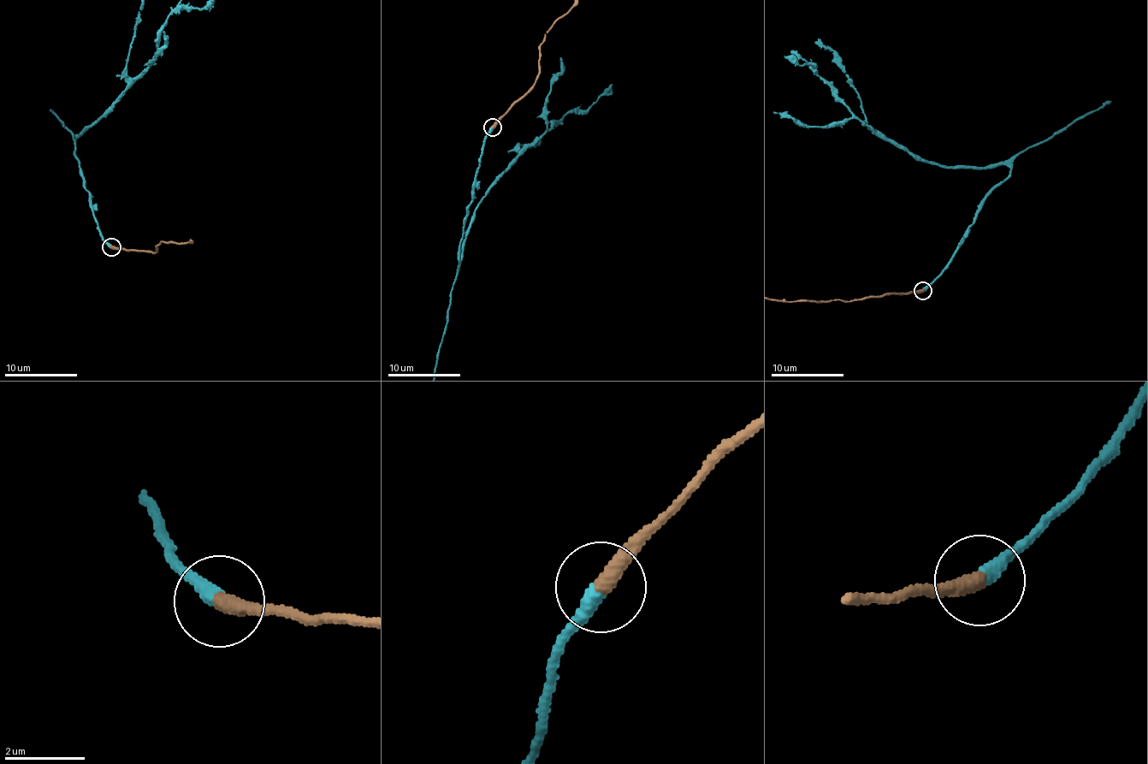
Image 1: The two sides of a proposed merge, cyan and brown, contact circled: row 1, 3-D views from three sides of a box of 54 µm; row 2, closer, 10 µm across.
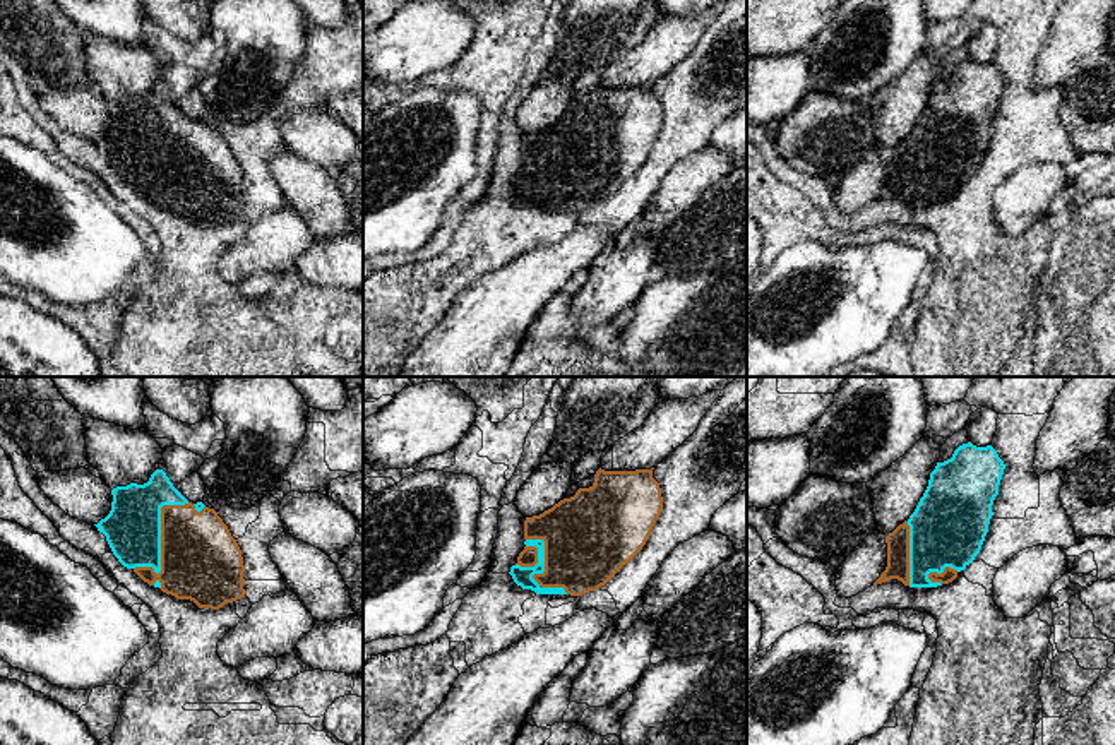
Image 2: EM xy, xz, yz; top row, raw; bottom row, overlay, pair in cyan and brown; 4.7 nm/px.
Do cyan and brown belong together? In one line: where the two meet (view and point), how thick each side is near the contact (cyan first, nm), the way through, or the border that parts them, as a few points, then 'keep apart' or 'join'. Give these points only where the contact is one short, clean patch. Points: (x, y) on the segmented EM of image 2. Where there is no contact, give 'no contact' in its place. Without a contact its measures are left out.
xy (160, 538) | 260/380 nm | join

